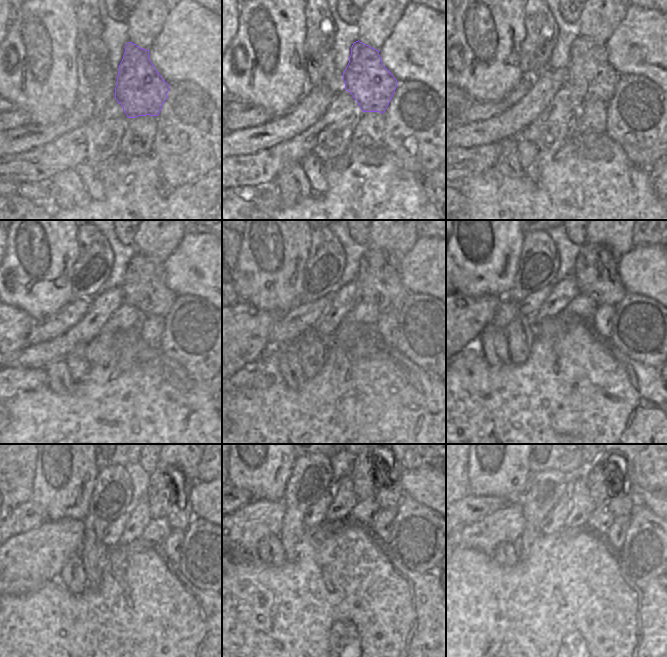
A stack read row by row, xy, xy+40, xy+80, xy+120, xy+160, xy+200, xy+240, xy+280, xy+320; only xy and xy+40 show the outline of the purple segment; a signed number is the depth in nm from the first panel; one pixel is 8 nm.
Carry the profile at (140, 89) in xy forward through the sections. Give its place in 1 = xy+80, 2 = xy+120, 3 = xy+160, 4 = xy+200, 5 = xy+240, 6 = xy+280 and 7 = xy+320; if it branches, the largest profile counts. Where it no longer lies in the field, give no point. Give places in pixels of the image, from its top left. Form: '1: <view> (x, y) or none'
1: xy+80 (589, 69)
2: xy+120 (144, 287)
3: xy+160 (375, 279)
4: xy+200 (596, 271)
5: xy+240 (162, 492)
6: xy+280 (387, 490)
7: xy+320 (616, 476)

